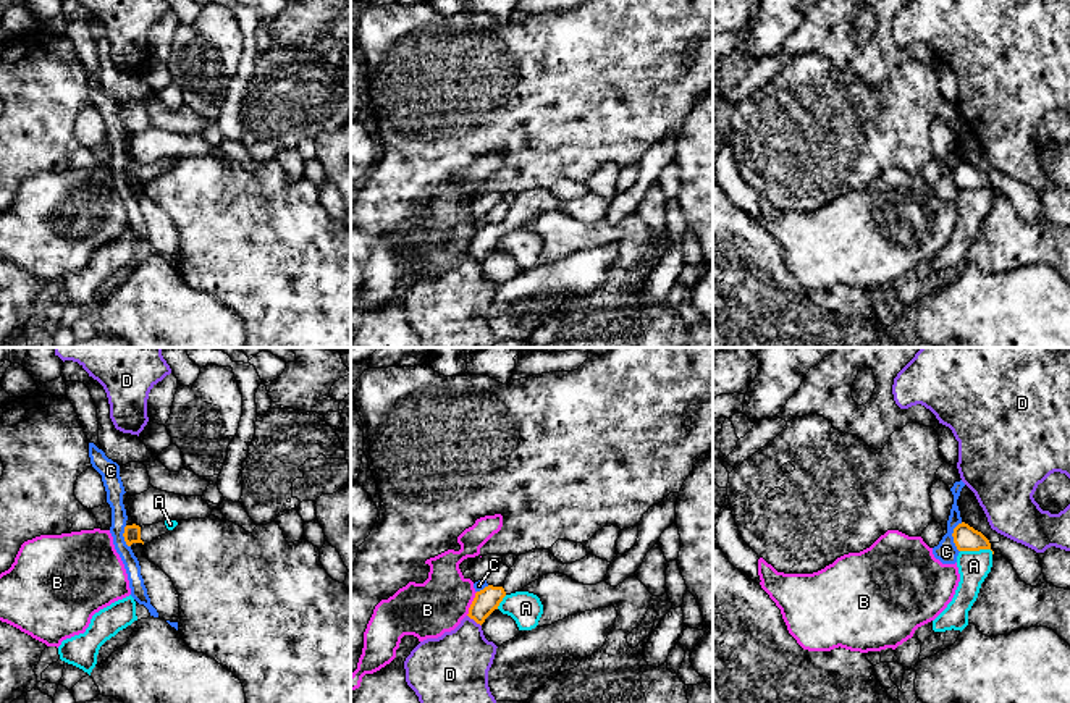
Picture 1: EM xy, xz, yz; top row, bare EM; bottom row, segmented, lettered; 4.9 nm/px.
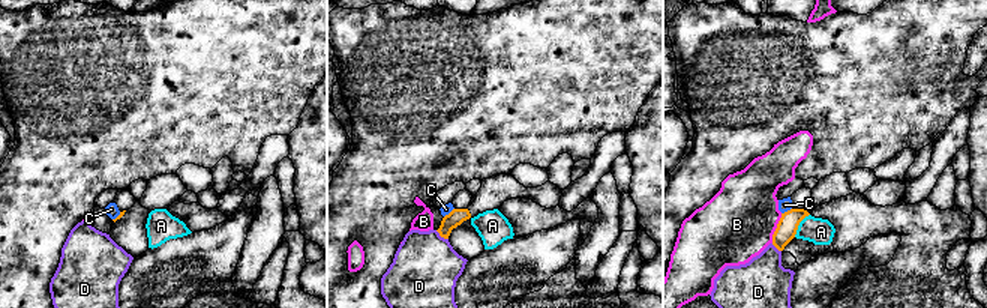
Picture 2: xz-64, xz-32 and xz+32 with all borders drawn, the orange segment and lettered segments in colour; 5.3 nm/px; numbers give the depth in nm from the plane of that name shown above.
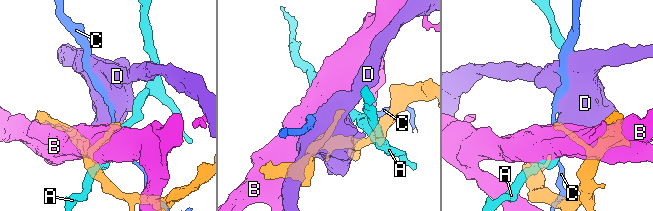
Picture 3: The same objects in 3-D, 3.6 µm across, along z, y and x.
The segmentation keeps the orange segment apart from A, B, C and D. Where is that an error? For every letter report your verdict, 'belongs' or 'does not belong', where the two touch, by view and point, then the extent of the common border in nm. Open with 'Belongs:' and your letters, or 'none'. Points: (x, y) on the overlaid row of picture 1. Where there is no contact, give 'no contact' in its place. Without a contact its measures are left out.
Belongs: none
A: does not belong | yz (977, 550) | 170 nm
B: does not belong | xz (472, 603) | 130 nm
C: does not belong | yz (952, 535) | 150 nm
D: does not belong | xz (474, 619) | 90 nm

